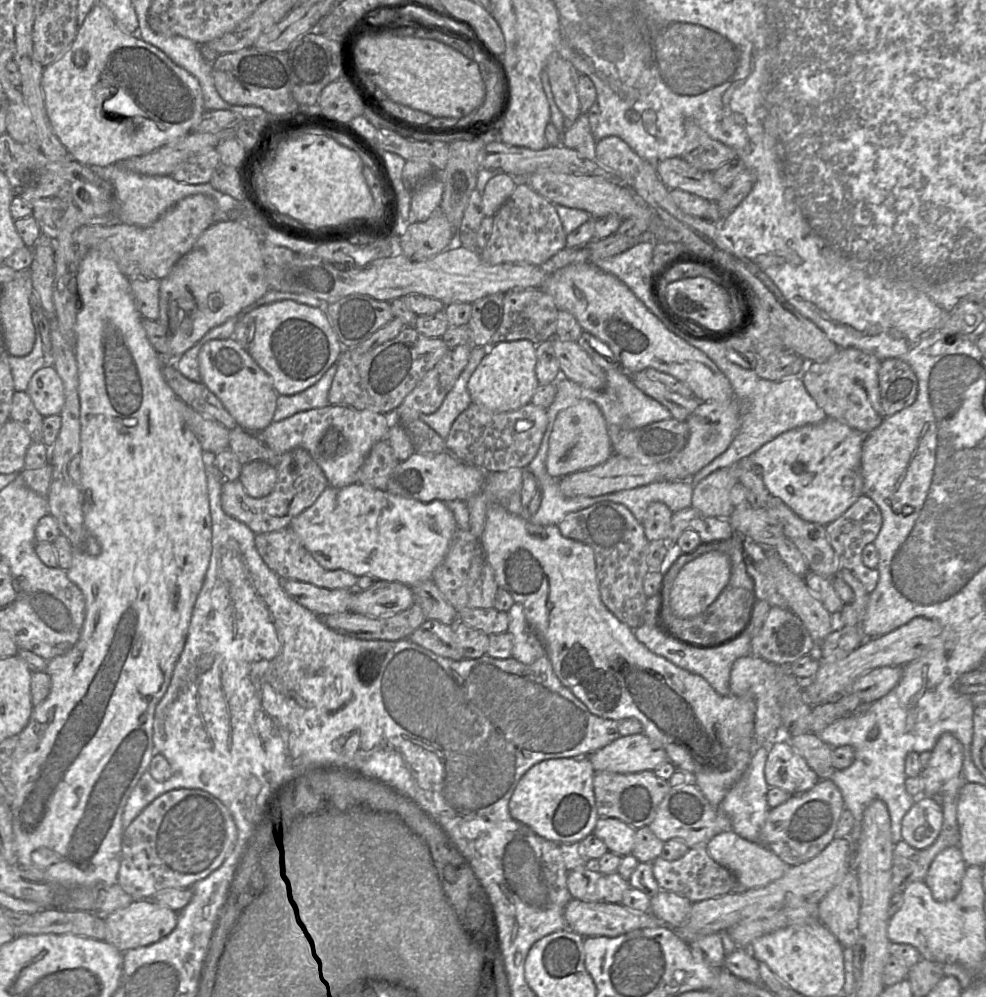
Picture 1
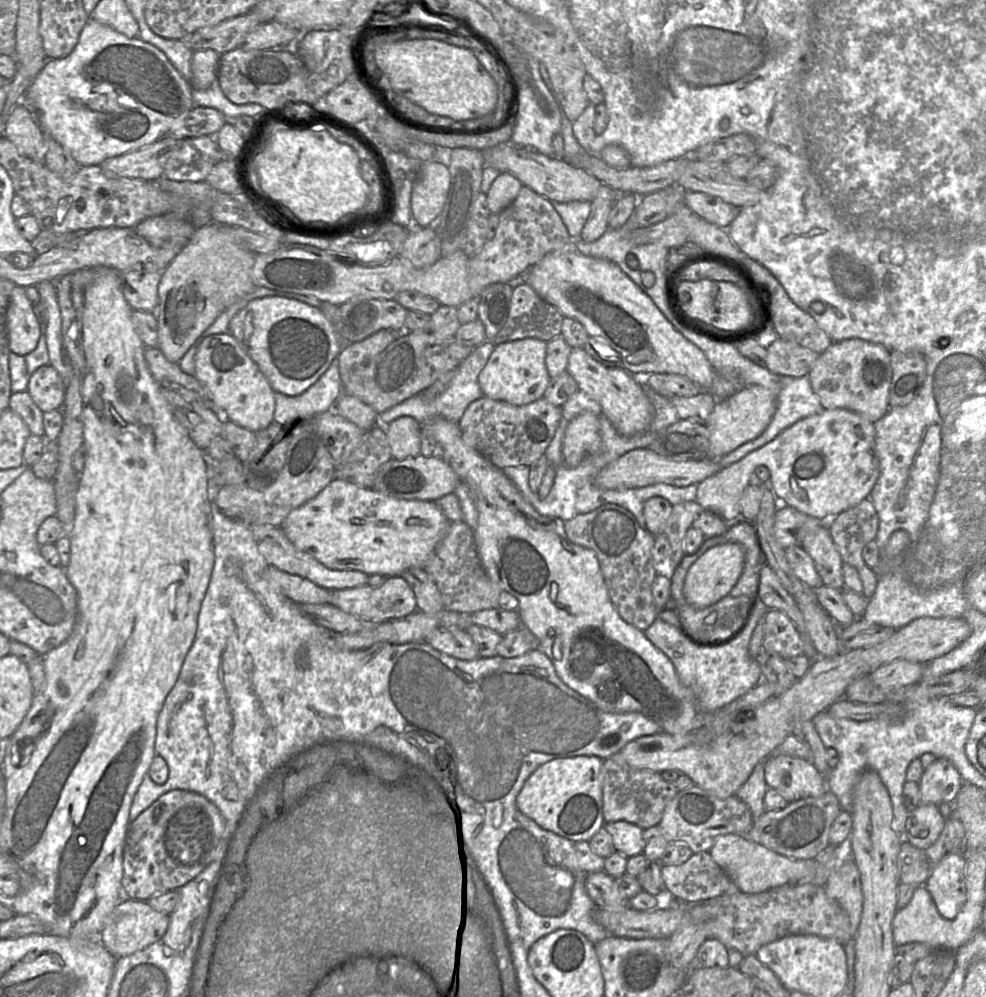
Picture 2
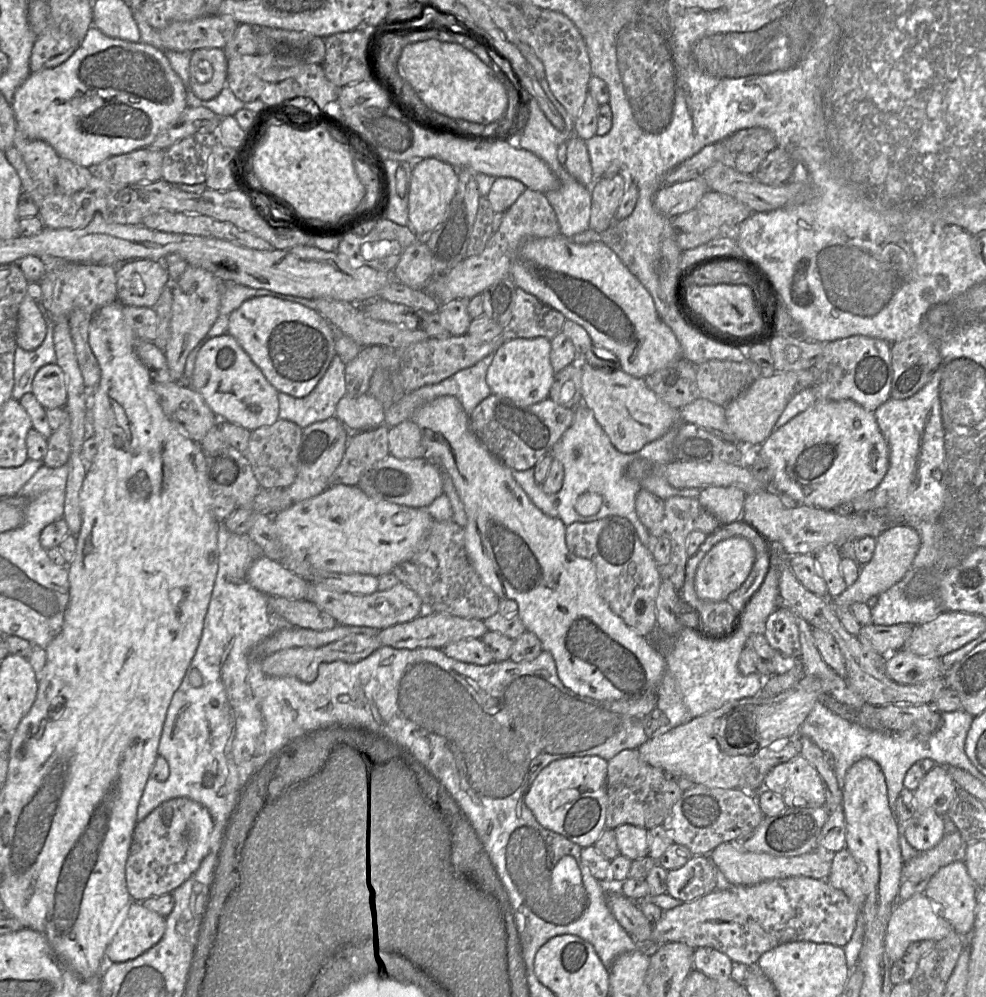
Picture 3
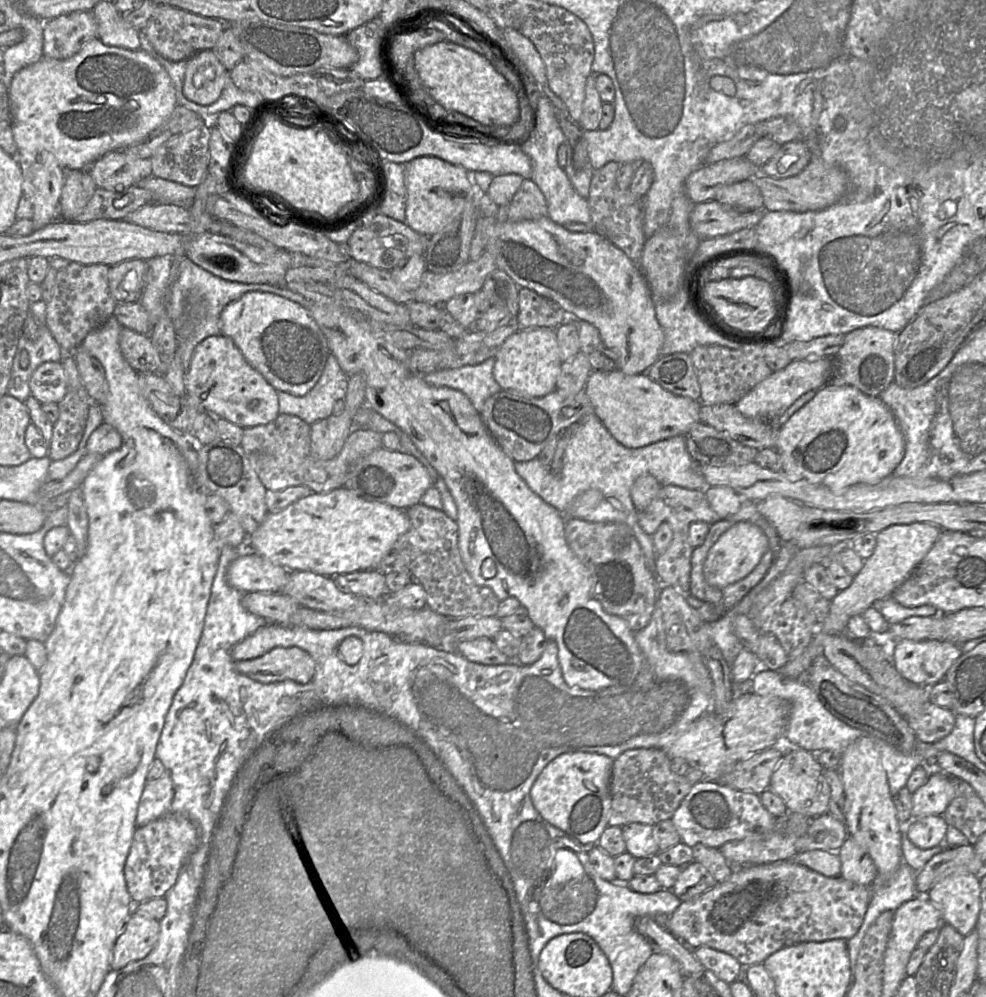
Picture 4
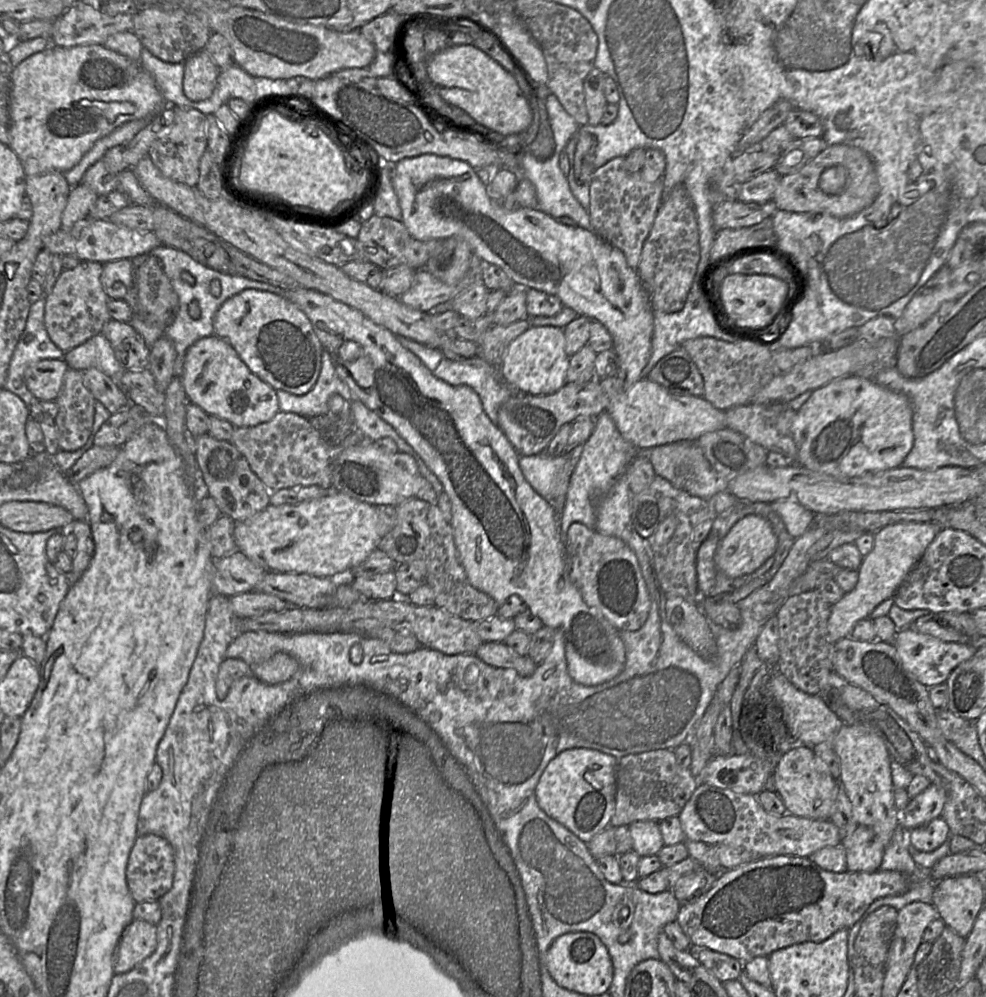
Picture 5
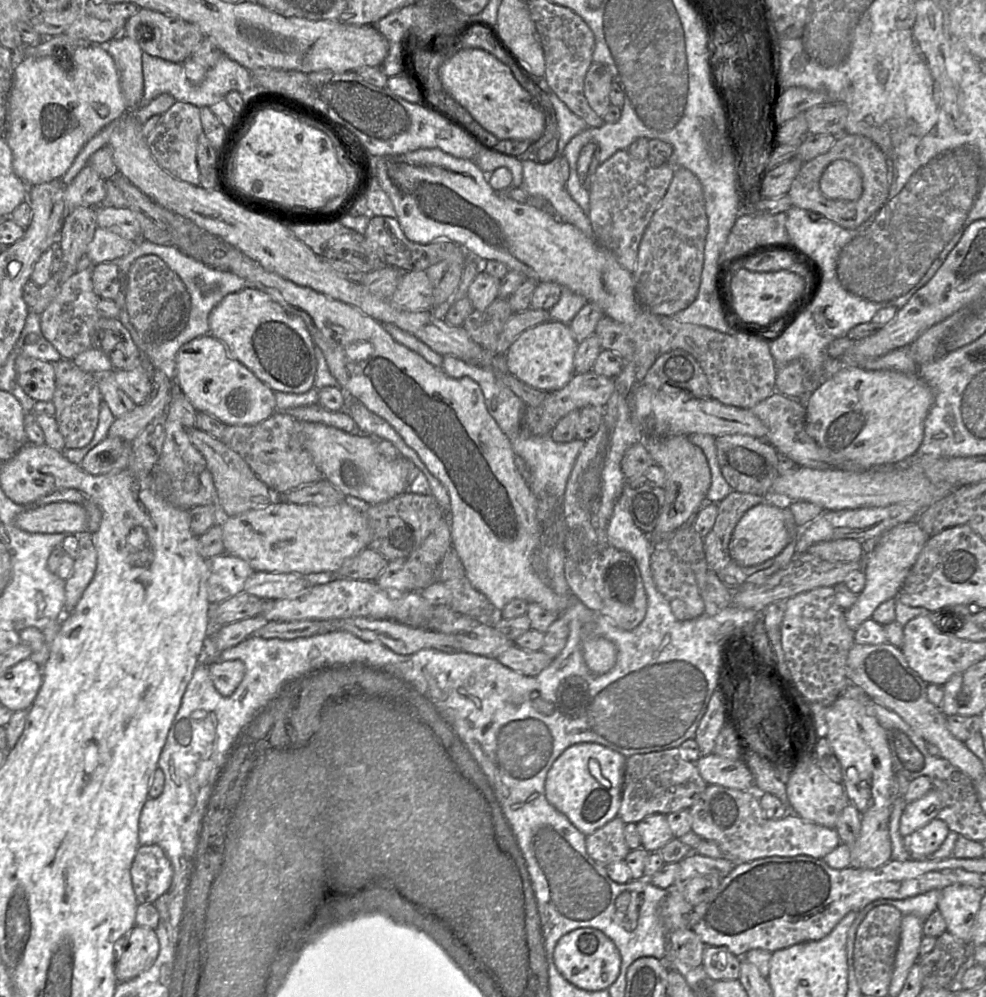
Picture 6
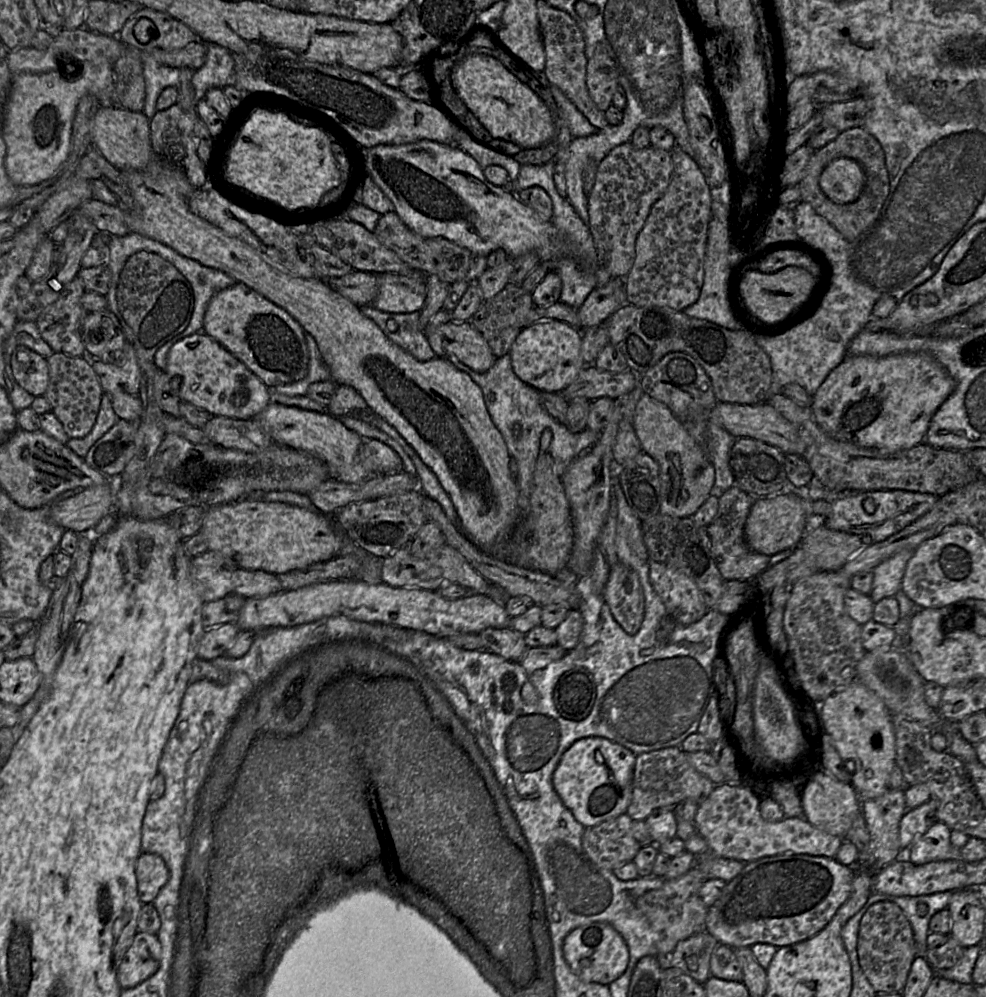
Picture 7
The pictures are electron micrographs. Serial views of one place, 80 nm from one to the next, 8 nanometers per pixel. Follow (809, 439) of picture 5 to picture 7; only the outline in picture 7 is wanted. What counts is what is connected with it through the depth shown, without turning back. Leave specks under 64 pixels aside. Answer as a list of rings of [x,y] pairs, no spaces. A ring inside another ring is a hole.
[[[924,353],[847,356],[812,395],[810,408],[828,435],[860,447],[897,452],[925,440],[933,414],[955,385],[946,369]]]

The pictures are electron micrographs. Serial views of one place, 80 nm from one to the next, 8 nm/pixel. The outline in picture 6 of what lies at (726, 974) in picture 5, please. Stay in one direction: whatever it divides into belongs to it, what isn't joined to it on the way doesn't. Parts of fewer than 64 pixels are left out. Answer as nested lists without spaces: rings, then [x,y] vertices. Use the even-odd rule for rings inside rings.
[[[706,946],[703,951],[702,966],[714,981],[738,979],[741,962],[740,957],[723,946]]]

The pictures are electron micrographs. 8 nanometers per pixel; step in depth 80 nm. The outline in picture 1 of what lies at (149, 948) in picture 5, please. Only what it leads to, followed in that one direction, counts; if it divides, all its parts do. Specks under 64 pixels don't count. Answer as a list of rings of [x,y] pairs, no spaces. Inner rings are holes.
[[[135,899],[128,906],[105,916],[105,941],[125,953],[128,950],[149,946],[169,935],[177,925],[178,912],[153,899]]]

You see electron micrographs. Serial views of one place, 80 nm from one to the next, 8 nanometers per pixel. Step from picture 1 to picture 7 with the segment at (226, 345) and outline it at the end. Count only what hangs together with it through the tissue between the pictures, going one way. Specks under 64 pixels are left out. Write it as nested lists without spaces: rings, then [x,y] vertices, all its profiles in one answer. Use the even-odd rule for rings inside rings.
[[[203,332],[175,343],[168,353],[164,371],[182,401],[206,410],[212,416],[248,420],[272,402],[272,390],[223,345]]]

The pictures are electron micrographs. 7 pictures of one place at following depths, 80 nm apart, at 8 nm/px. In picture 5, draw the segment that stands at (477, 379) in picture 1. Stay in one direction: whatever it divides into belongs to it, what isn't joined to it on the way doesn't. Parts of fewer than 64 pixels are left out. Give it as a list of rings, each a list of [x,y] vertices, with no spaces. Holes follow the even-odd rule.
[[[530,326],[508,346],[500,363],[503,381],[518,392],[546,395],[558,391],[566,383],[570,356],[565,351],[563,328],[556,326]]]

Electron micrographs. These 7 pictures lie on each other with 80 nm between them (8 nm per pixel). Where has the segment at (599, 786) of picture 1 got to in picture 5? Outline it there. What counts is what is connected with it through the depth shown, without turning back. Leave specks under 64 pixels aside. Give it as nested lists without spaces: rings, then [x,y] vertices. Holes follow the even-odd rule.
[[[656,749],[625,755],[618,760],[615,809],[610,820],[610,825],[618,827],[640,820],[659,822],[664,818],[676,816],[689,800],[698,783],[699,780],[692,775],[689,768],[682,768],[677,764],[673,749]]]

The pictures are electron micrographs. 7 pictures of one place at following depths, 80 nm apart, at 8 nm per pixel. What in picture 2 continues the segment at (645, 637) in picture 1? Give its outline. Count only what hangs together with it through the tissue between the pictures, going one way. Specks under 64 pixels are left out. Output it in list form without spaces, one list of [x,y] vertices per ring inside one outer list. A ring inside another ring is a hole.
[[[757,597],[750,606],[742,632],[725,643],[694,641],[681,627],[670,625],[660,618],[657,618],[644,634],[670,659],[680,681],[693,689],[698,708],[703,712],[714,712],[746,694],[764,680],[758,662],[749,654],[749,643],[757,624],[768,610]]]

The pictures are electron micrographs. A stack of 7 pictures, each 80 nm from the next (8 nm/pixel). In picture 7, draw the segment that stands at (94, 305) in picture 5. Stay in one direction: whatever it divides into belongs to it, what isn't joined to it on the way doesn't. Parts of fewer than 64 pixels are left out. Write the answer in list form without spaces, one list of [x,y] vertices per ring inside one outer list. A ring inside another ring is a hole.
[[[76,276],[63,290],[59,298],[37,318],[36,324],[40,335],[54,352],[64,353],[71,357],[80,357],[86,354],[81,337],[81,325],[87,313],[81,305],[81,297],[85,291],[82,281]]]

